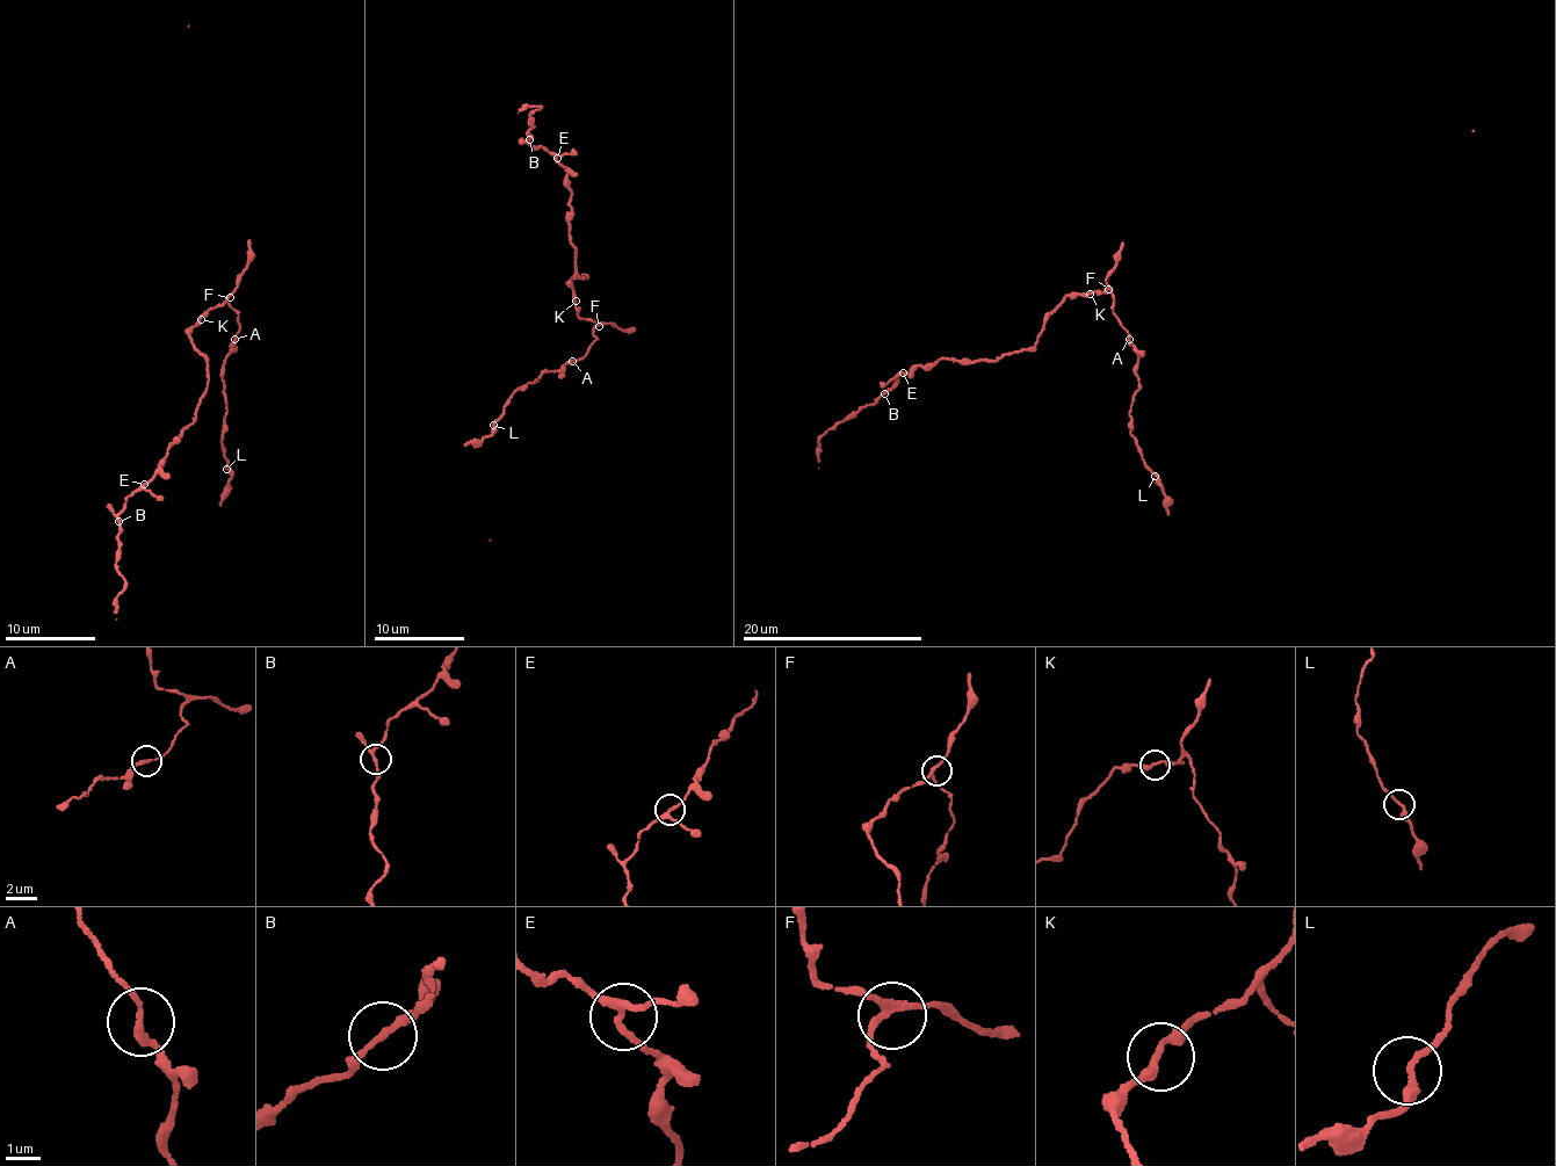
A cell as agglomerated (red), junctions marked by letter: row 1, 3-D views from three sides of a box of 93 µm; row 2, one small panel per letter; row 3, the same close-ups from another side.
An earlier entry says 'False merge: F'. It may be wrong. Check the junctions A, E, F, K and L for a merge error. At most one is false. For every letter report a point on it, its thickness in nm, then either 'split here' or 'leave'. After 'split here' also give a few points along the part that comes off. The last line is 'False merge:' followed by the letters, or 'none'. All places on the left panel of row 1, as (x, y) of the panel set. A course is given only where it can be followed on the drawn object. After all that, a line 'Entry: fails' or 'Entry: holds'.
A: at (234, 339); 200 nm thick; leave
E: at (144, 484); 200 nm thick; leave
F: at (230, 297); 190 nm thick; leave
K: at (201, 319); 220 nm thick; leave
L: at (226, 469); 190 nm thick; leave
False merge: none
Entry: fails

